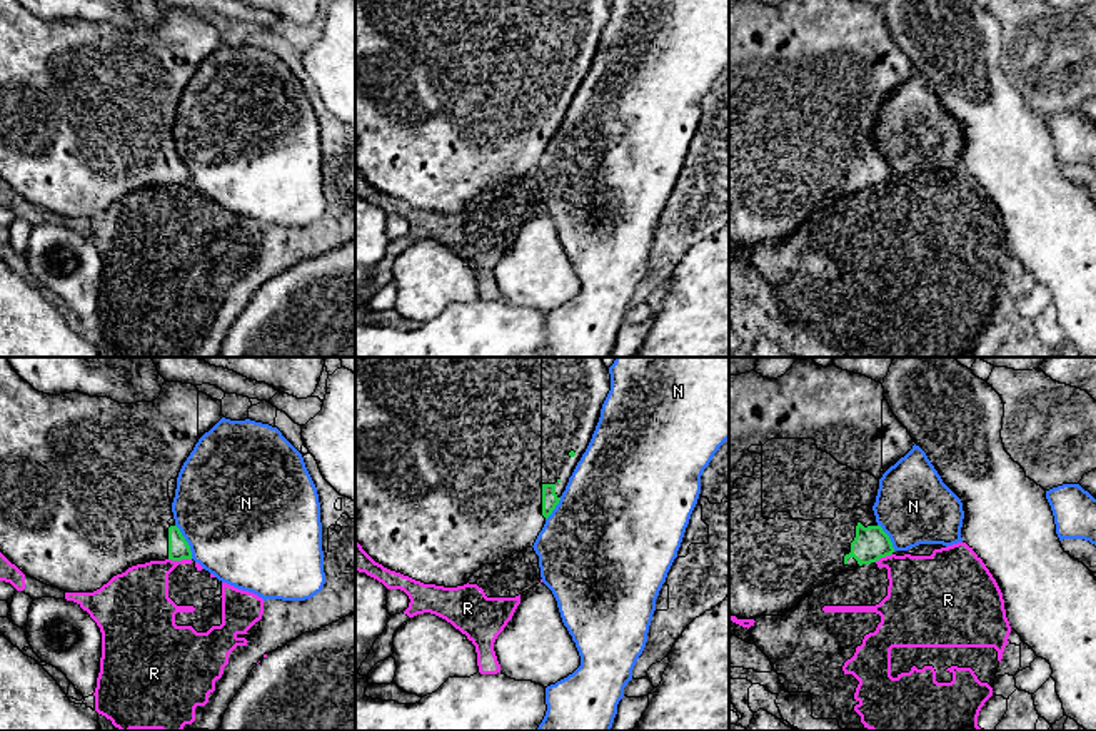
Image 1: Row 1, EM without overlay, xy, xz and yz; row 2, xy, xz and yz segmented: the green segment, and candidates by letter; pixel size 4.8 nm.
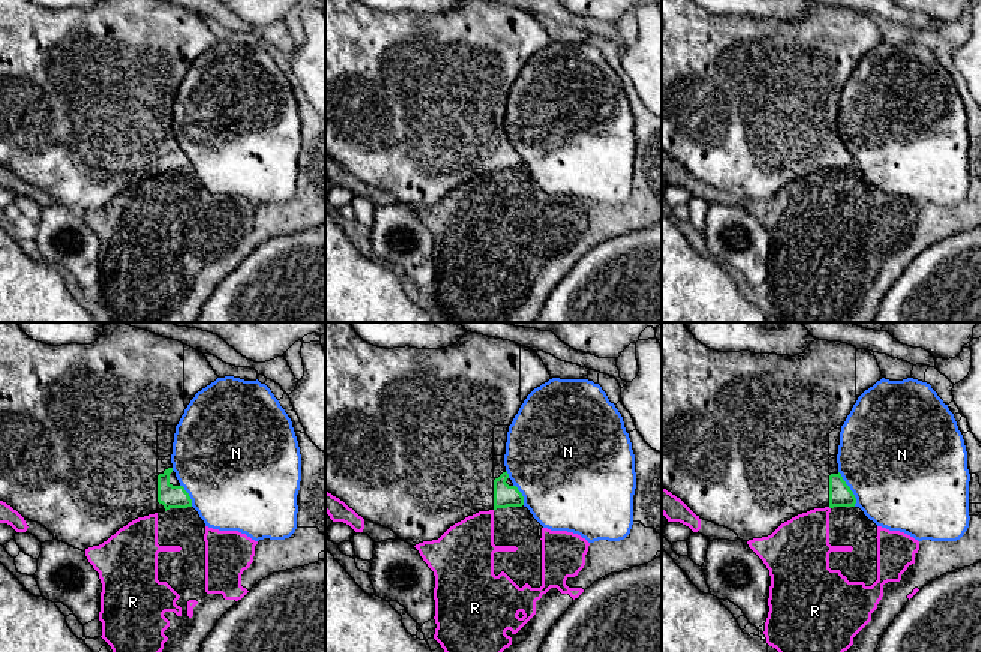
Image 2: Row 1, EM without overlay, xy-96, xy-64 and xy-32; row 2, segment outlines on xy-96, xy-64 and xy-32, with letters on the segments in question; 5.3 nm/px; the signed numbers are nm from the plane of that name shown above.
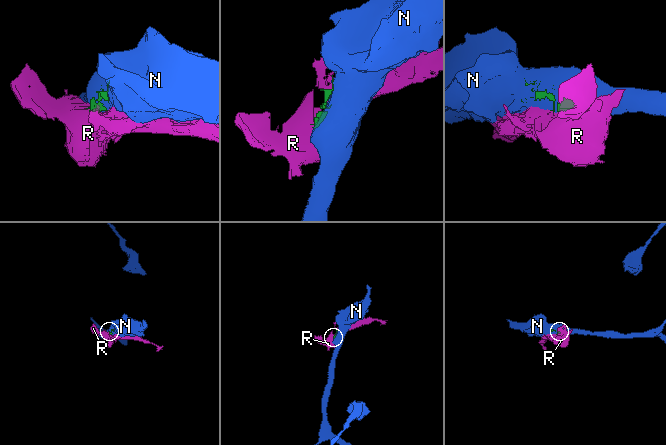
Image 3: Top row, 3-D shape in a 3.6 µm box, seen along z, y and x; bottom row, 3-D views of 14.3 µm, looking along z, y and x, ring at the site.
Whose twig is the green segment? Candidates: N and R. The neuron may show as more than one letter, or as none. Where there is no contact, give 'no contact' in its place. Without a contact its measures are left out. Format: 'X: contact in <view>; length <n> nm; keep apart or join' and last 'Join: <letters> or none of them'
N: contact in xy; length 190 nm; keep apart
R: contact in xy; length 110 nm; keep apart
Join: none of them

